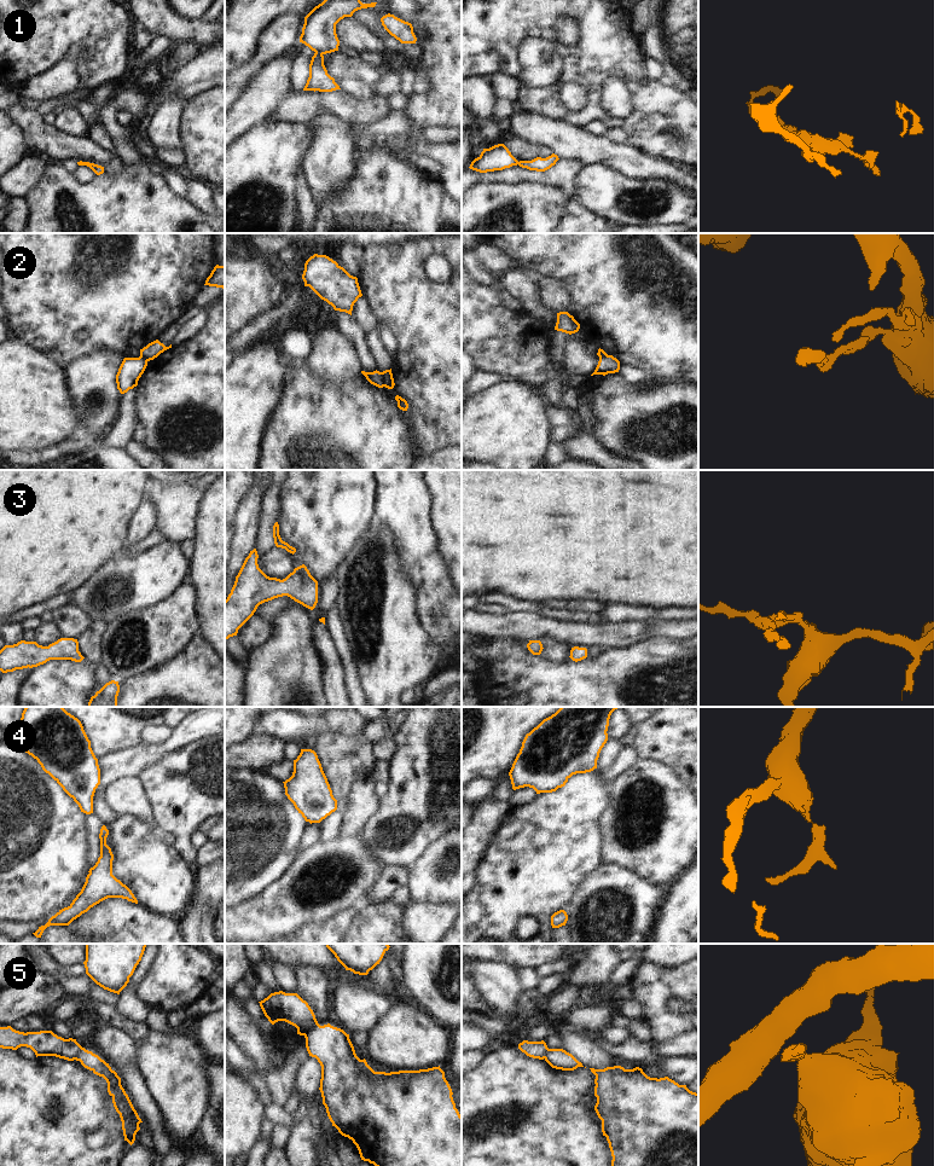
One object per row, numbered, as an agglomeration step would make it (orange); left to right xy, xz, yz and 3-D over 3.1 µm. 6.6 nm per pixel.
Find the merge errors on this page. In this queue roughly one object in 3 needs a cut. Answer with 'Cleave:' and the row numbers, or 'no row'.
Cleave: 2, 5

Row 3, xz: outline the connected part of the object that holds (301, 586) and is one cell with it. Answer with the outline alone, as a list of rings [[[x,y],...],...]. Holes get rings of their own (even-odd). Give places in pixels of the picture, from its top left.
[[[254,549],[245,558],[225,601],[225,640],[237,636],[238,630],[265,602],[288,596],[311,610],[318,603],[318,581],[304,564],[280,580],[267,576],[259,568],[257,558],[257,551]]]

